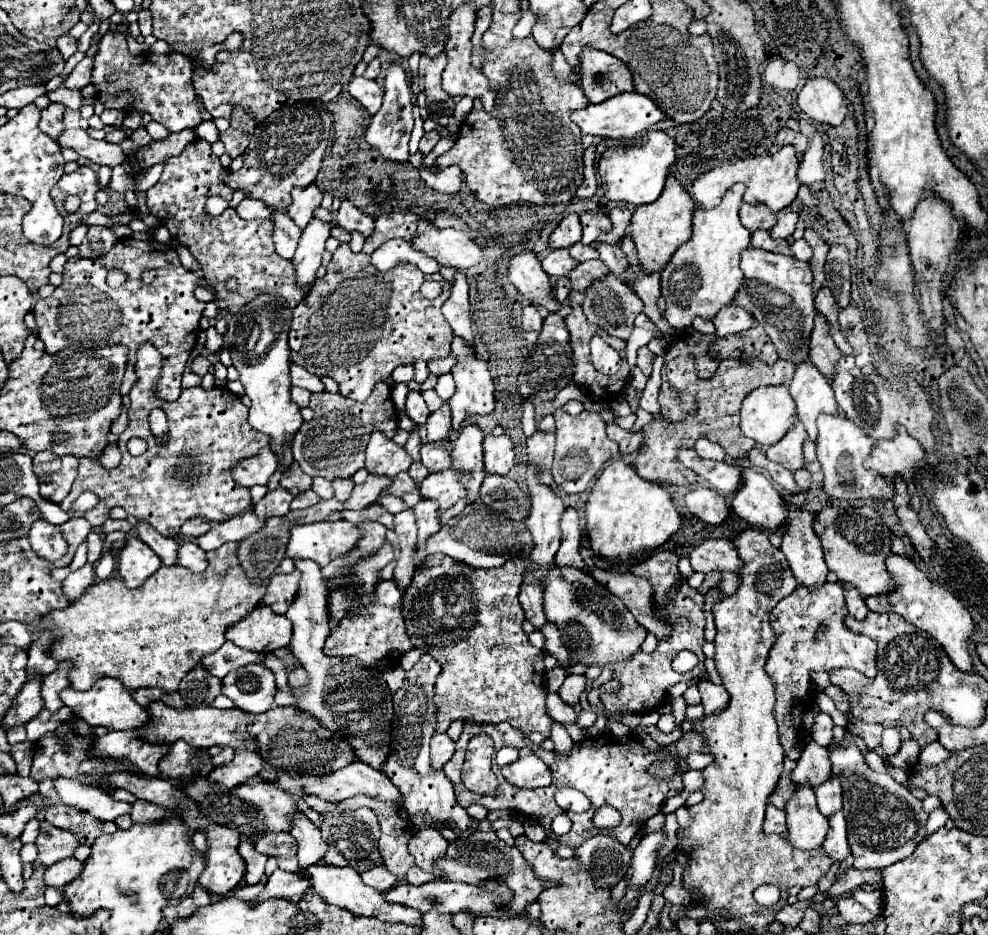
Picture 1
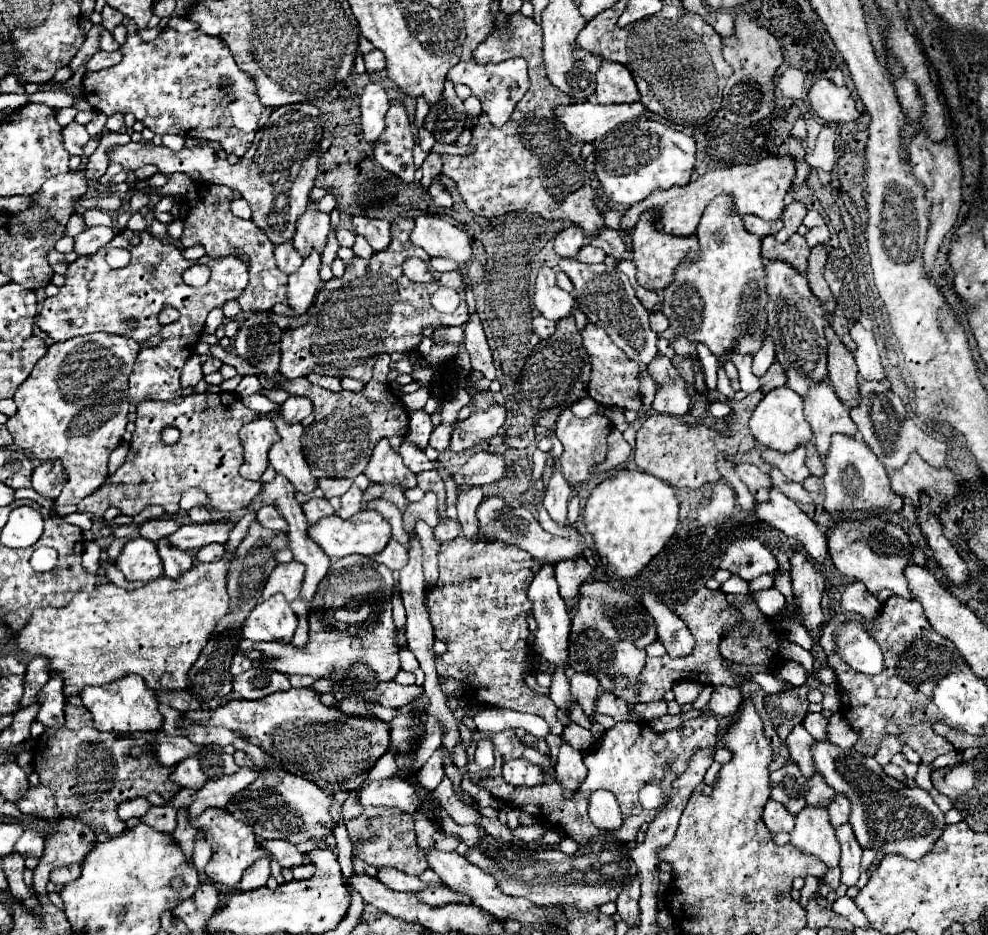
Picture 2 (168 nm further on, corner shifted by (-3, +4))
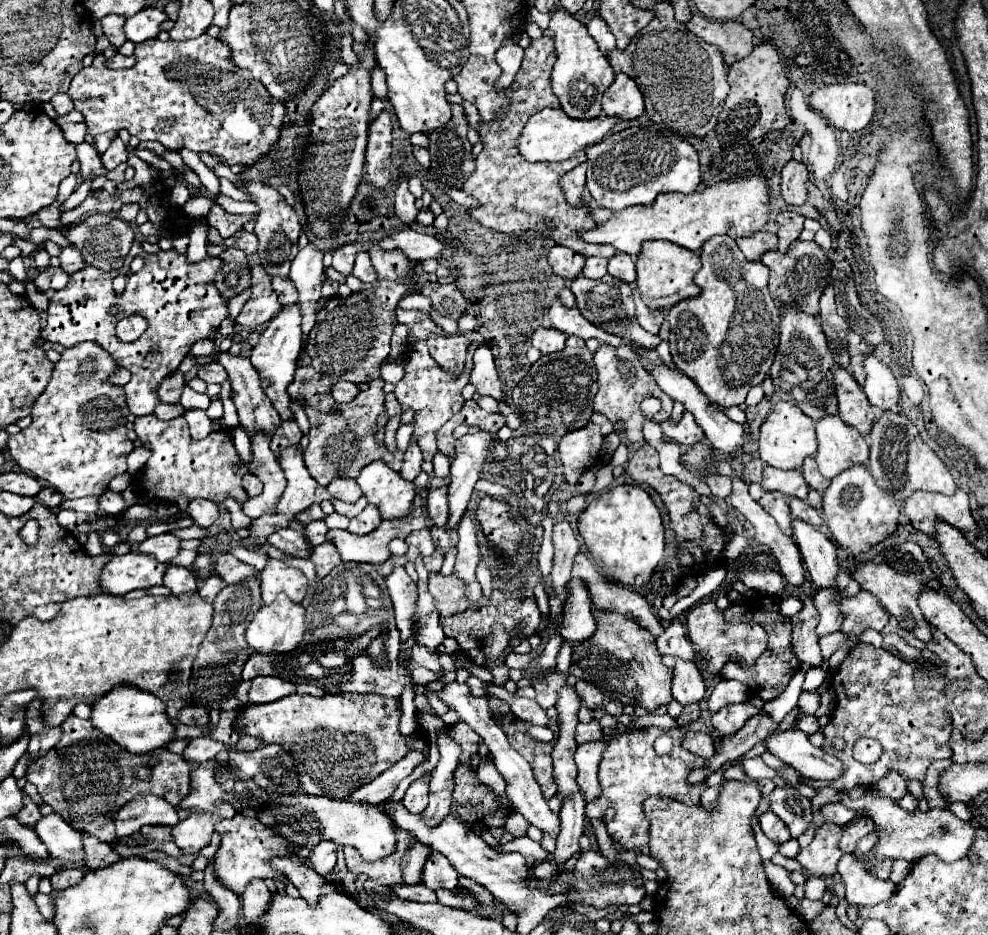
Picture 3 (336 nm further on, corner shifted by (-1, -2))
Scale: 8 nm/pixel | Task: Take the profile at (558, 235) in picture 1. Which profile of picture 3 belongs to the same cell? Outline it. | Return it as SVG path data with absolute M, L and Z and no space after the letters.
M554 245L548 251L548 261L550 261L552 271L558 277L572 281L582 273L582 267L584 267L586 259L580 253L574 253L572 249L568 249L564 245Z

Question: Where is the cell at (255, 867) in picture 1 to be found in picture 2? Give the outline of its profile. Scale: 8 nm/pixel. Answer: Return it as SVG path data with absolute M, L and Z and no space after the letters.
M264 857L264 859L258 859L254 865L250 865L244 875L242 875L242 881L240 881L240 889L242 891L254 891L254 889L260 889L266 885L270 877L270 859Z

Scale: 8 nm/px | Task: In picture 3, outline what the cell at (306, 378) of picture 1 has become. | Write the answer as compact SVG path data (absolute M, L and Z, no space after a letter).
M336 383L334 391L332 391L332 397L338 401L338 403L350 403L354 397L358 395L358 387L354 383Z

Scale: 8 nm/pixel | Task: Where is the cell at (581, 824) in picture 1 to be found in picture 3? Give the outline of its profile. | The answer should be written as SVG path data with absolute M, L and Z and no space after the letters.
M656 727L646 729L634 729L630 733L618 735L608 741L602 761L600 761L600 785L602 785L602 799L608 803L608 807L616 809L614 821L606 825L610 837L624 845L624 833L636 833L636 829L644 829L644 813L642 813L642 801L652 795L674 795L676 801L686 803L690 807L700 805L700 795L706 791L706 785L690 785L688 773L702 767L704 759L698 755L682 749L680 735L686 733L690 727L680 727L678 737L674 737L674 747L668 755L656 755L654 741L662 735Z

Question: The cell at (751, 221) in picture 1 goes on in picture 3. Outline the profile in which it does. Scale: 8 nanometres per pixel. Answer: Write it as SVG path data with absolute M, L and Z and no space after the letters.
M760 231L760 233L754 233L750 237L742 237L742 239L736 239L740 251L744 253L744 257L748 261L760 261L760 257L766 253L766 251L772 251L776 249L776 235L774 233L766 233L766 231Z

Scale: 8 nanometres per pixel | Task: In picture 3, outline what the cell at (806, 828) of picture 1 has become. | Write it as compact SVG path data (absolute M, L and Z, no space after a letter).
M824 823L812 843L796 855L808 877L832 877L836 873L836 863L842 857L838 841L842 837L842 827L836 823Z

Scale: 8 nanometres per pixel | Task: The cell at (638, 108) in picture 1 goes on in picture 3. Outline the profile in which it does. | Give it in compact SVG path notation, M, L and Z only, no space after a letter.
M542 109L540 113L530 117L520 139L516 141L516 147L520 155L532 163L564 161L572 157L576 151L588 145L594 145L596 141L602 141L618 121L620 121L618 117L608 117L608 115L600 115L598 119L590 119L590 121L578 121L578 119L570 119L568 115L564 115L562 109Z

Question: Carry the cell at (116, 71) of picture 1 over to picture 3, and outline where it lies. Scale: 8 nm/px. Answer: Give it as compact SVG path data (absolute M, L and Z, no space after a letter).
M200 35L190 41L160 41L150 39L148 43L136 45L134 57L138 59L132 69L108 69L104 57L94 57L90 67L84 67L68 89L74 109L86 119L90 135L106 131L126 129L140 141L160 141L172 151L190 149L194 153L210 153L224 159L226 165L254 165L258 159L270 153L280 137L284 125L284 103L270 97L266 87L256 81L248 69L240 69L232 63L232 51L220 39Z

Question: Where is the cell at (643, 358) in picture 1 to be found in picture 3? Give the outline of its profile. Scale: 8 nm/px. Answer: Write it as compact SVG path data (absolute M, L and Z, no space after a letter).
M688 413L682 415L680 423L674 425L670 419L666 419L666 421L660 423L660 427L662 427L662 431L664 431L664 435L666 435L668 439L678 441L680 445L692 447L692 445L704 441L704 433L700 431L700 427L696 425L696 421L694 421L692 415L688 415Z

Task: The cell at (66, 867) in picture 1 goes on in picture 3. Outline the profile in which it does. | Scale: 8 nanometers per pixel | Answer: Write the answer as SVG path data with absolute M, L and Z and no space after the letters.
M68 867L68 869L56 871L56 873L50 877L50 883L52 883L52 887L58 891L58 889L68 889L68 887L80 883L82 877L84 877L84 871L82 871L82 869Z

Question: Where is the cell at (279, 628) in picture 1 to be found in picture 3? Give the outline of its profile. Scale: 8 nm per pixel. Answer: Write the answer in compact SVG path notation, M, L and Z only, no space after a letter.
M280 593L272 605L262 607L252 619L246 629L246 641L258 653L290 653L304 639L304 615L306 609L300 603Z

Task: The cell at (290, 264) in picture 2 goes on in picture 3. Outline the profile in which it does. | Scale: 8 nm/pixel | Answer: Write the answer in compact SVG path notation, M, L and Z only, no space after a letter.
M272 279L272 287L278 293L278 299L282 303L282 307L286 305L294 305L296 299L296 291L292 291L292 285L288 283L288 279Z

